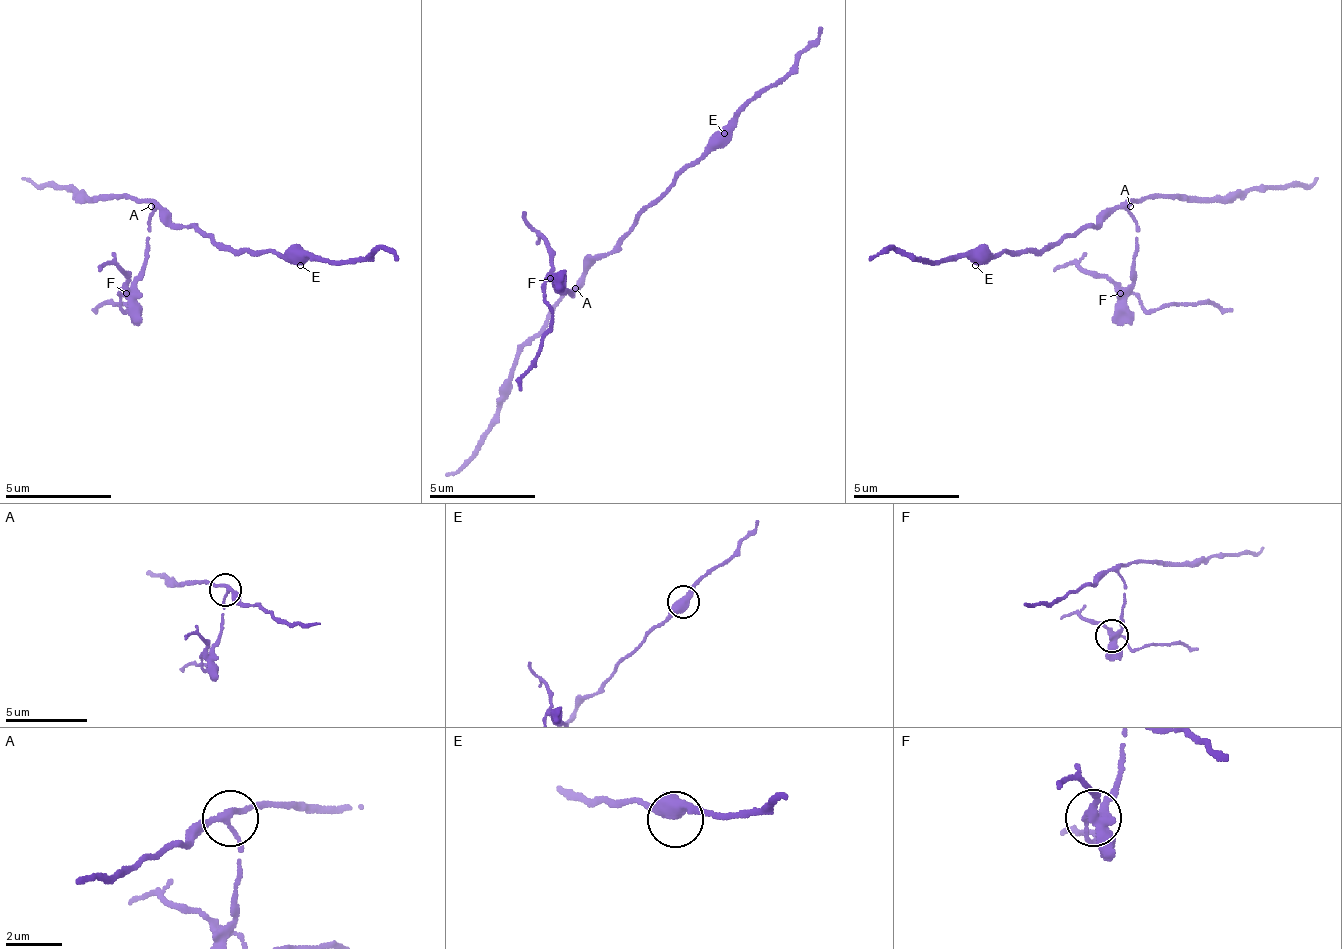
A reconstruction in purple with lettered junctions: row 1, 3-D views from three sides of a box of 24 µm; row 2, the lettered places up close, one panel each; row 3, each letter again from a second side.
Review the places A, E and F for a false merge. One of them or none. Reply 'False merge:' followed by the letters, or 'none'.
False merge: F

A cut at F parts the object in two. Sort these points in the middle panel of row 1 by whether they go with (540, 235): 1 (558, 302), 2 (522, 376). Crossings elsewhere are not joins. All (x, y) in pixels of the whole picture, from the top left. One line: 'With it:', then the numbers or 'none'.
With it: 2

